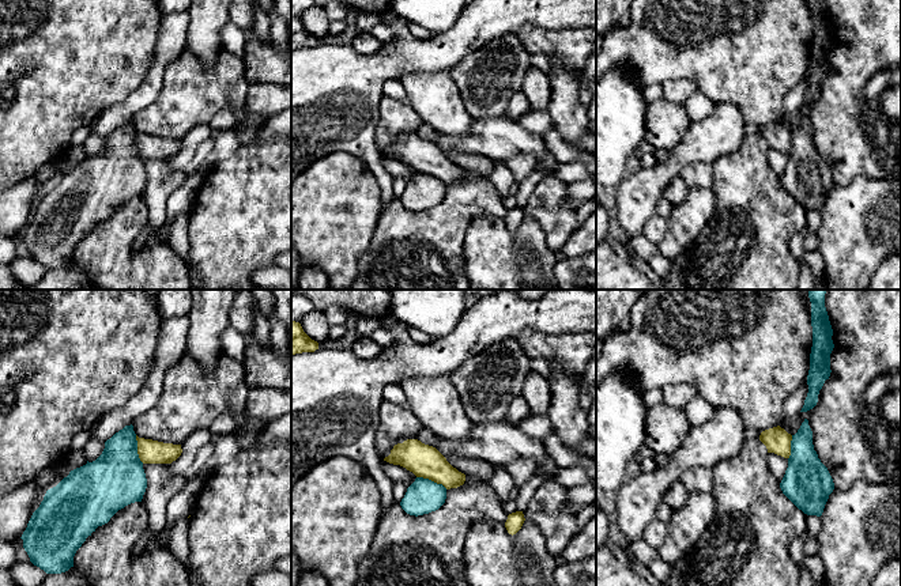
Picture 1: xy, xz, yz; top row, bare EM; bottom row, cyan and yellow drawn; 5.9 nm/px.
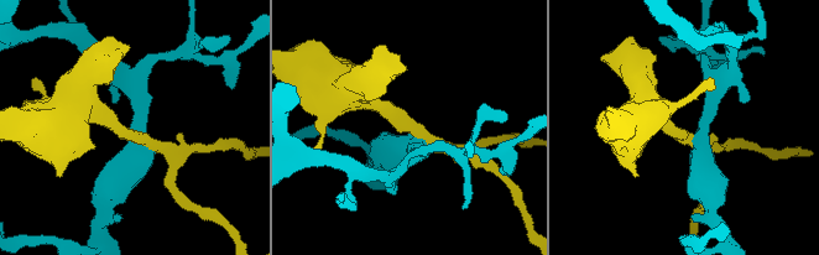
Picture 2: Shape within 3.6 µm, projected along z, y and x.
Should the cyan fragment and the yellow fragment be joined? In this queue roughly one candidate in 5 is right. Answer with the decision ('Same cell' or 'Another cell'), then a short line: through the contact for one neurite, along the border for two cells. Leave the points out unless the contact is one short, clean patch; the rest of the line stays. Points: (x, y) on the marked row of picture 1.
Another cell. Line: xz (417, 476), (441, 483), (447, 488)

